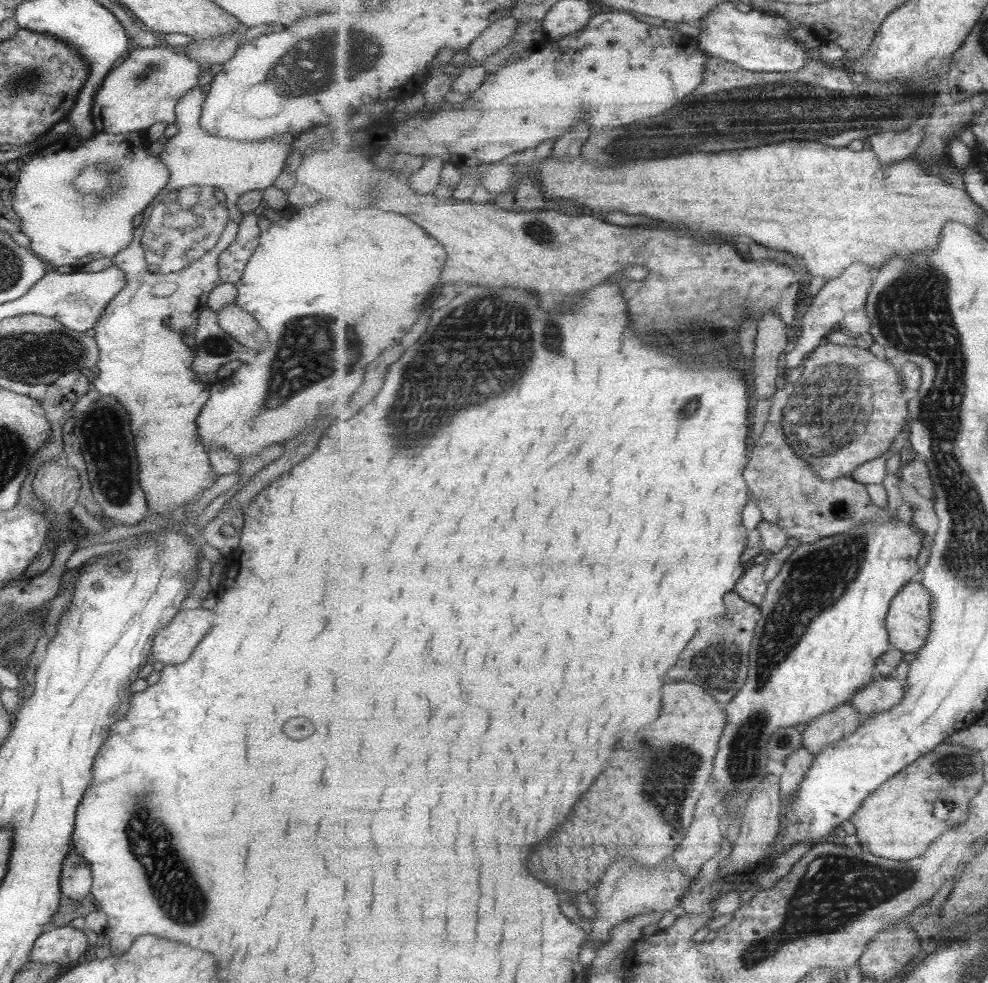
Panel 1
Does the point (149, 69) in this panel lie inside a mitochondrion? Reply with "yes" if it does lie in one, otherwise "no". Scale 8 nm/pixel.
yes

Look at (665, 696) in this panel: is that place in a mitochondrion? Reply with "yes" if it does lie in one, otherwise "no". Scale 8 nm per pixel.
no

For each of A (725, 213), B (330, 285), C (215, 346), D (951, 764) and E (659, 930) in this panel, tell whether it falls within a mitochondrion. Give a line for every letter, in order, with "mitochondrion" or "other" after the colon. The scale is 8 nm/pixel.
A: other
B: other
C: mitochondrion
D: mitochondrion
E: other

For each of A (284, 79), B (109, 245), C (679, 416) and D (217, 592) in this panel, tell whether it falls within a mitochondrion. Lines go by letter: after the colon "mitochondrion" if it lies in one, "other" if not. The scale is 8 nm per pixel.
A: mitochondrion
B: other
C: mitochondrion
D: other

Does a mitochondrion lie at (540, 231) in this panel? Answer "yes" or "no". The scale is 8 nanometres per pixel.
yes

